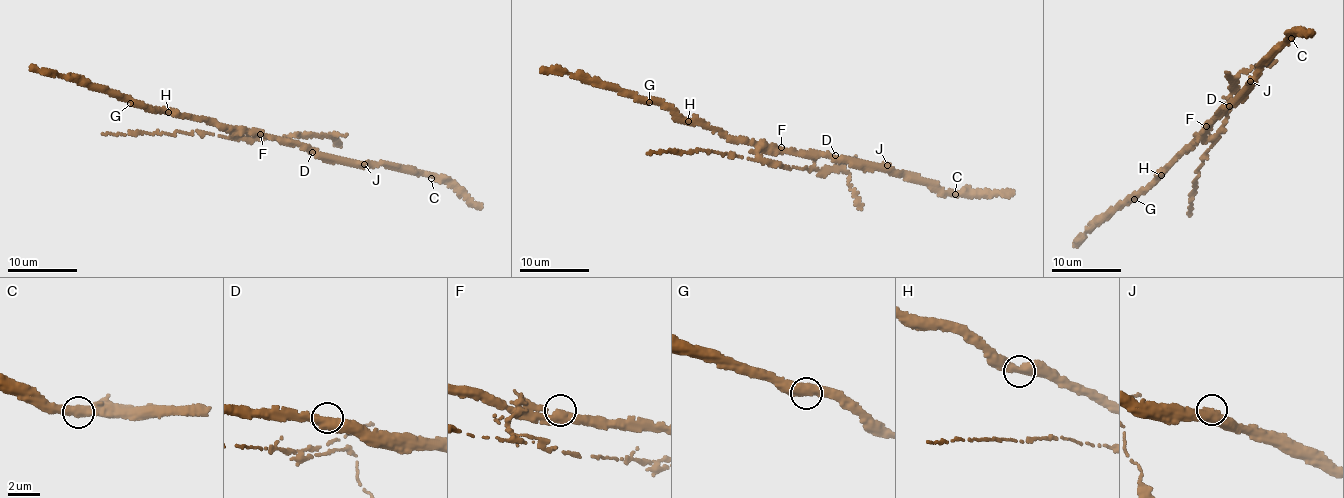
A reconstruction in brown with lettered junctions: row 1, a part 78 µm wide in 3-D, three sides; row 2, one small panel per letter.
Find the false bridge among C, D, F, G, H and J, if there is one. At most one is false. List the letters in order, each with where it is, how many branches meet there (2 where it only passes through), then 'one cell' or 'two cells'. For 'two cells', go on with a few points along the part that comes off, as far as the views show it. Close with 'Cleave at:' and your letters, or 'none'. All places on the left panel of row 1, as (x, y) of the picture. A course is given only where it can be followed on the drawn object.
C: (431, 178) | 2 | one cell
D: (312, 152) | 2 | one cell
F: (260, 134) | 2 | two cells | (261, 134), (234, 134), (249, 140), (263, 140), (304, 134), (335, 136), (333, 138), (340, 144)
G: (130, 103) | 2 | one cell
H: (168, 112) | 2 | one cell
J: (364, 164) | 2 | one cell
Cleave at: F

